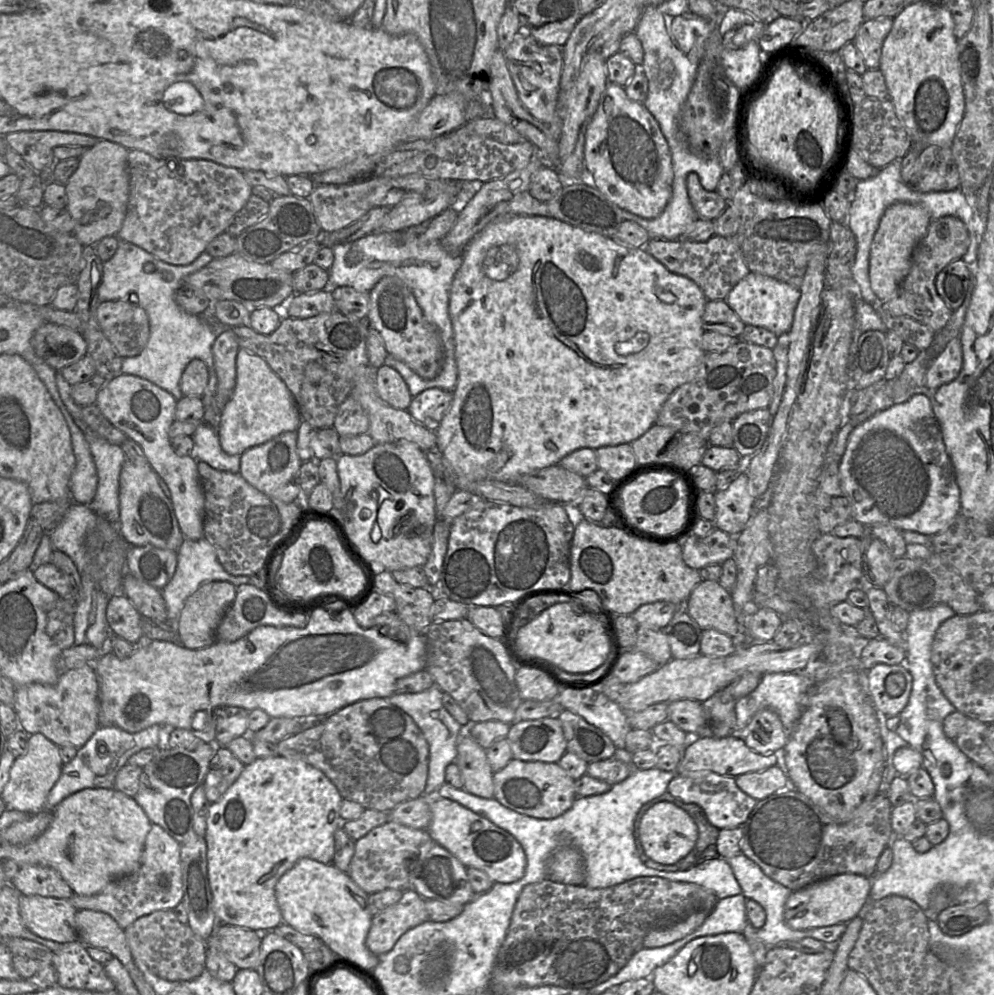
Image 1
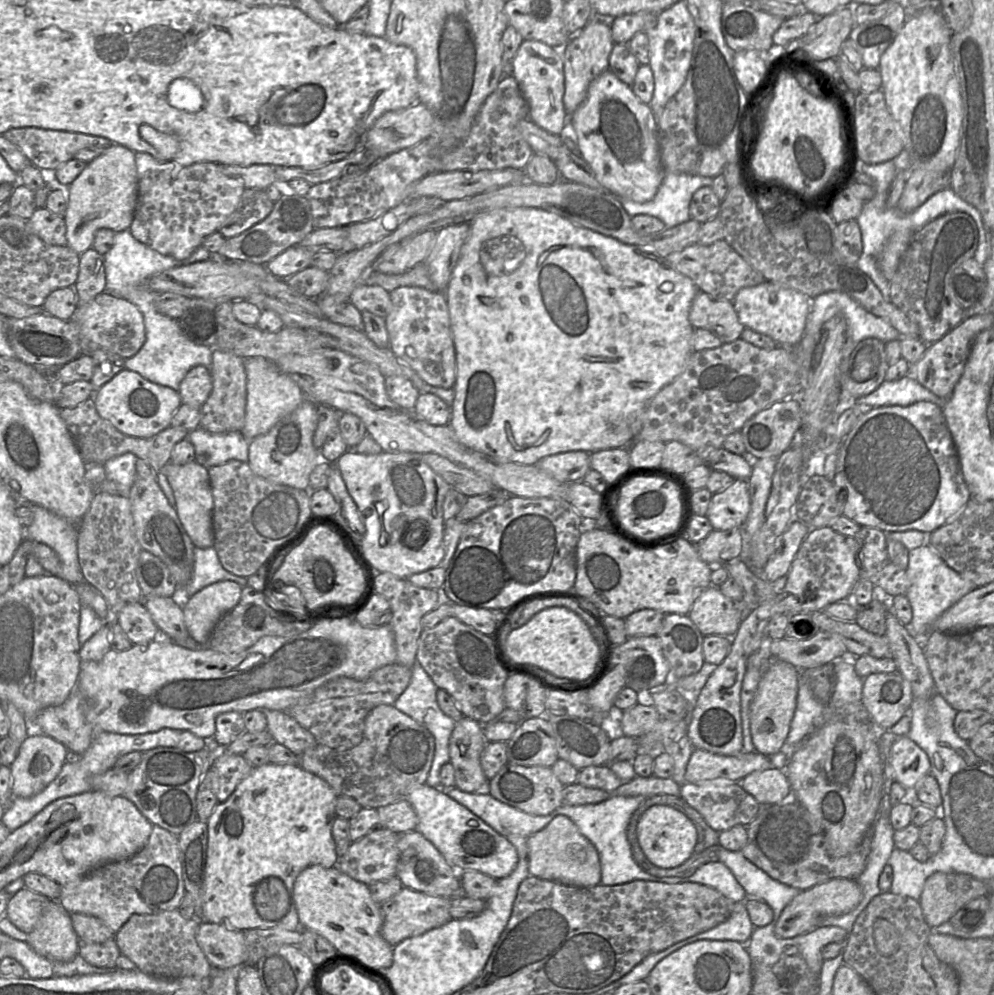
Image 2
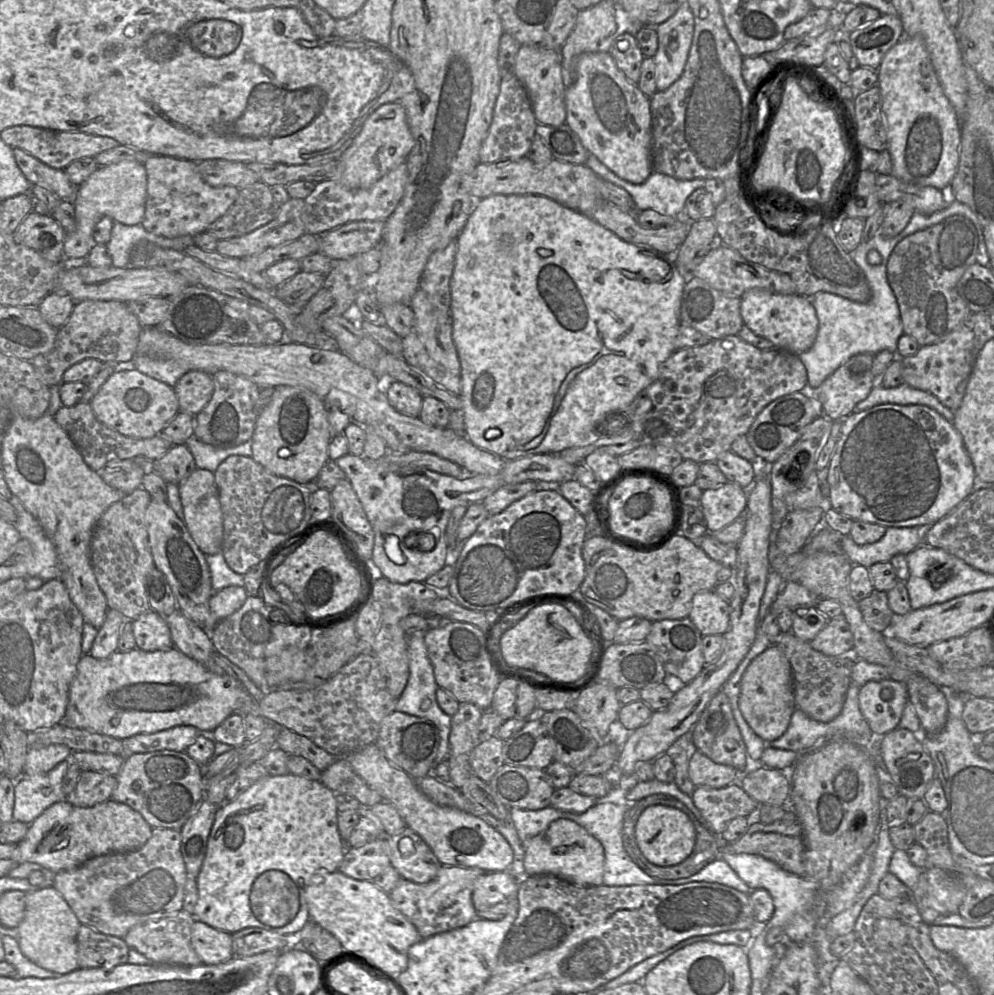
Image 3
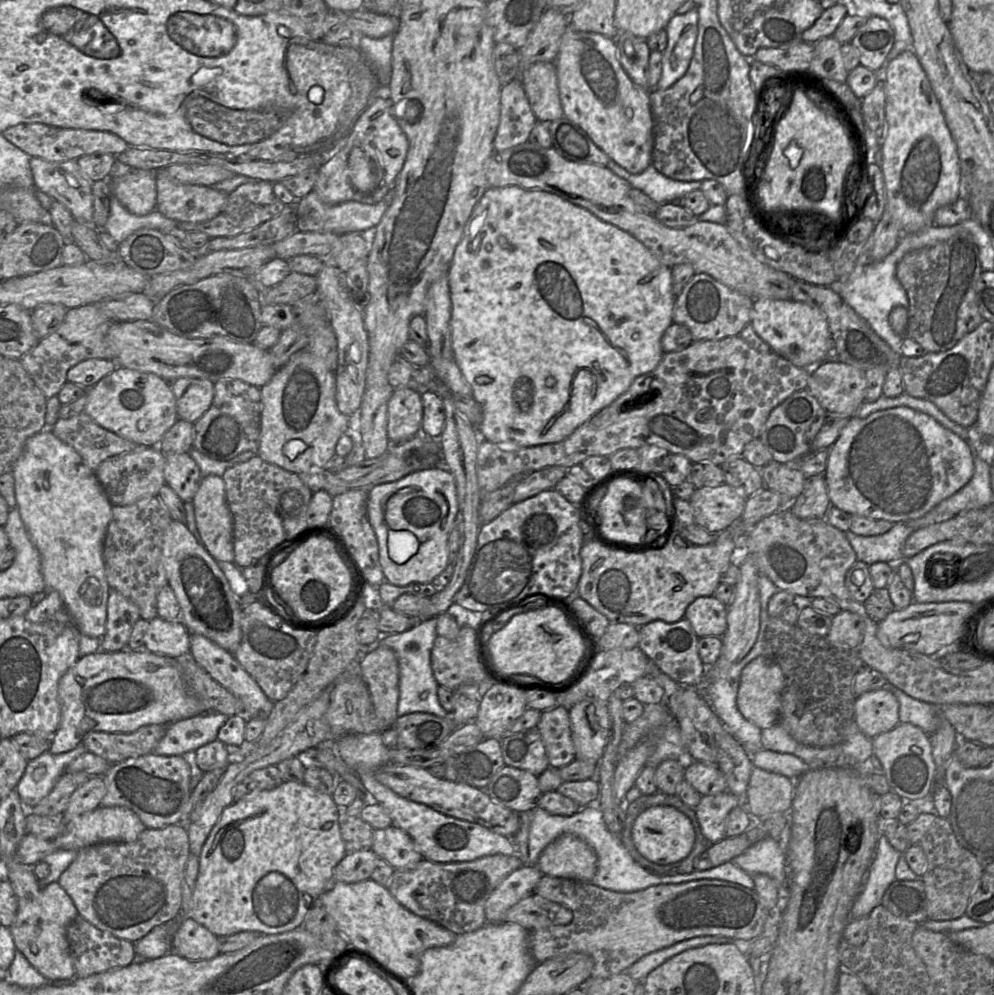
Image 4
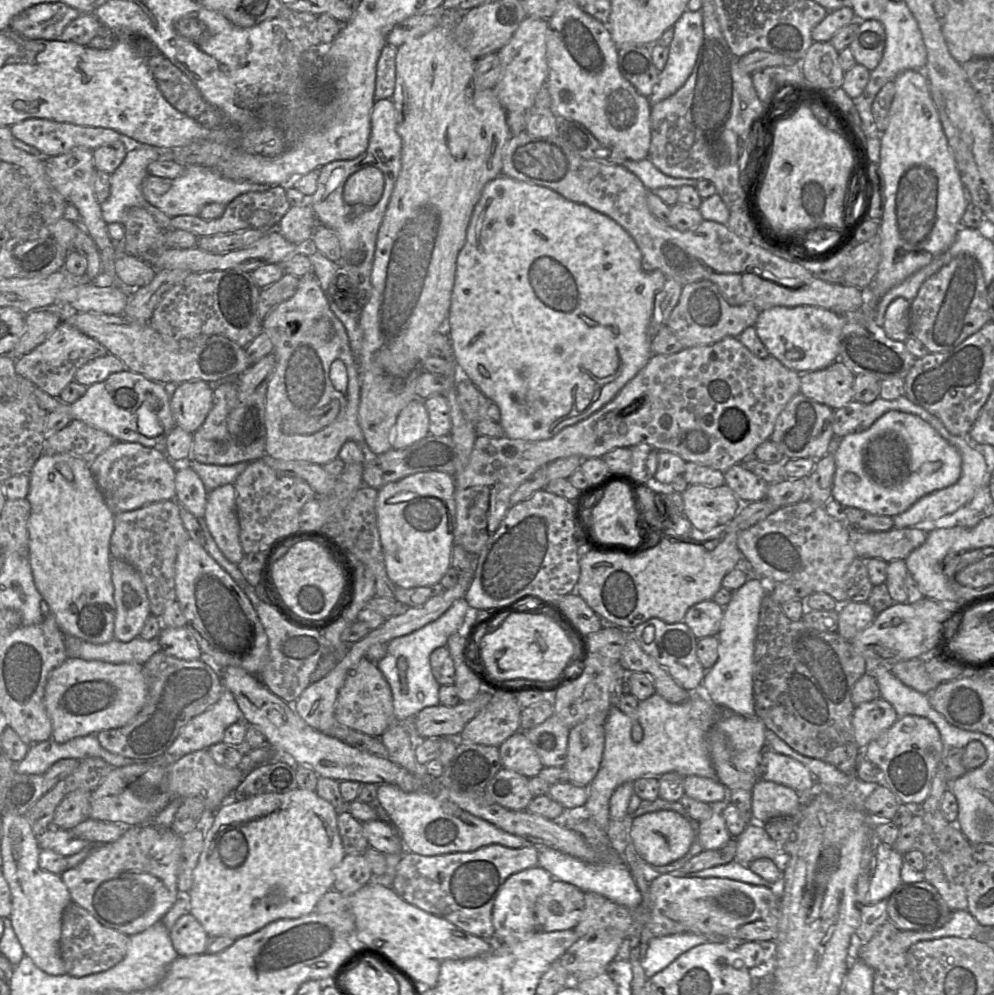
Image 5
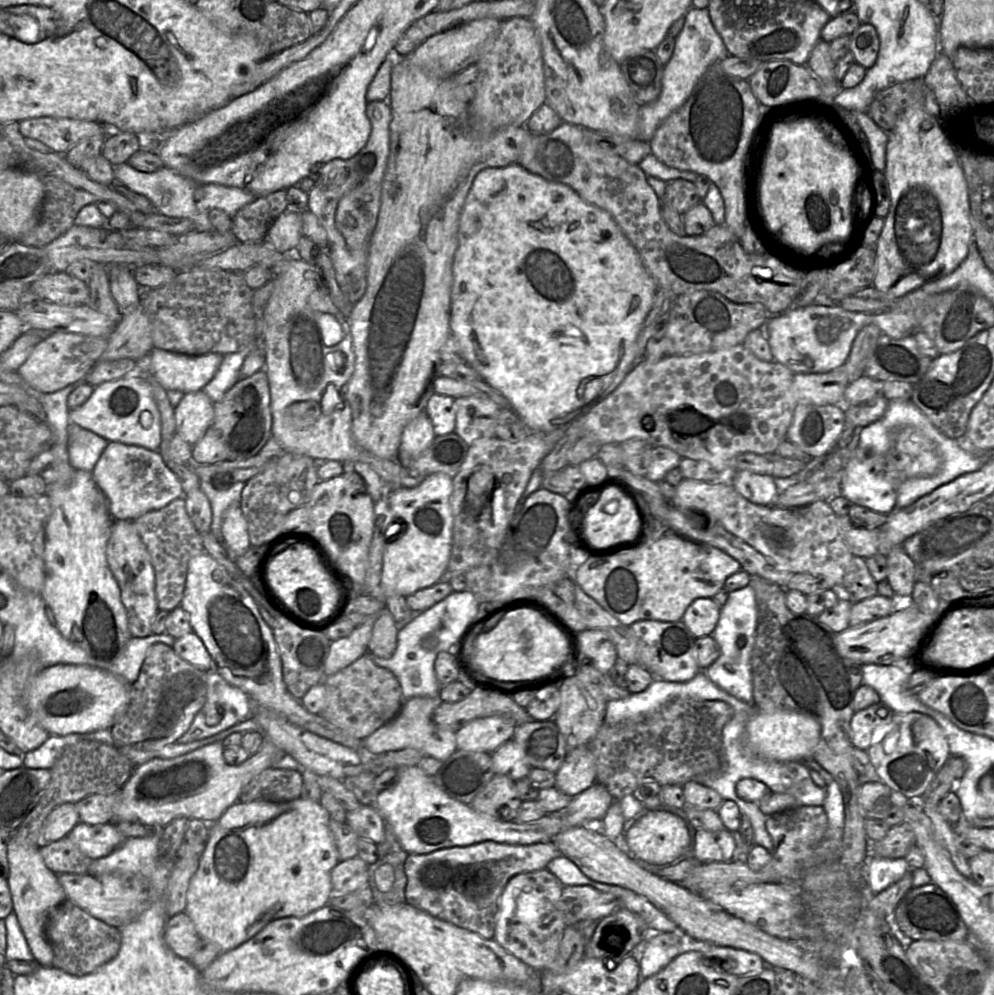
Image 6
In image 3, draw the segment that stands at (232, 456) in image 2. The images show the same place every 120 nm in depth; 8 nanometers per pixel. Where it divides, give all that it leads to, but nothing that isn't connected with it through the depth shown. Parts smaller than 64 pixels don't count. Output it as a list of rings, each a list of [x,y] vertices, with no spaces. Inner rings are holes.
[[[193,435],[185,444],[193,455],[196,467],[209,470],[212,473],[230,456],[240,455],[252,457],[250,441],[231,448],[217,448],[200,441]]]

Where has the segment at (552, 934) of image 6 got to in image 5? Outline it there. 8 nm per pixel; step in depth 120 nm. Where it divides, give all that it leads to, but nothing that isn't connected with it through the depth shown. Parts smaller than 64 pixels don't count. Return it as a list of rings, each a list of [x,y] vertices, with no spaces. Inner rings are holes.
[[[539,866],[528,868],[511,875],[502,885],[495,899],[492,910],[494,938],[503,943],[515,943],[526,939],[536,931],[534,914],[538,898],[547,892],[552,876]]]

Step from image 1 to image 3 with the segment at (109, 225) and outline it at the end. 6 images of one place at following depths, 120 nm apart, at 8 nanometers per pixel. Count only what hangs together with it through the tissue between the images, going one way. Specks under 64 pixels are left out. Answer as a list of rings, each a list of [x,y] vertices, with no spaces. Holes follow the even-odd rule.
[[[123,160],[107,166],[100,166],[84,183],[78,186],[77,195],[73,203],[77,228],[74,232],[65,234],[63,247],[64,261],[72,263],[84,262],[91,249],[96,245],[93,238],[93,229],[96,222],[102,216],[109,216],[113,221],[125,225],[140,224],[145,214],[146,199],[147,172],[142,163],[135,160]]]

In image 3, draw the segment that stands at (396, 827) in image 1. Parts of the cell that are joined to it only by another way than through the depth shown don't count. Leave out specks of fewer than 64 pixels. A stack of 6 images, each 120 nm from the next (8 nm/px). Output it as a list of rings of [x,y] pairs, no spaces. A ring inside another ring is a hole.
[[[386,837],[360,847],[346,847],[338,871],[359,881],[372,881],[391,865]]]

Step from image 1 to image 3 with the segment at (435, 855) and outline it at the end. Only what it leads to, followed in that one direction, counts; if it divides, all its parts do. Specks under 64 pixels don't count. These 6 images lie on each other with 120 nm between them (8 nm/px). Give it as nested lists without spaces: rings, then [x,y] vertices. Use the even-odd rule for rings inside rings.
[[[411,828],[386,837],[388,854],[393,868],[402,879],[426,884],[435,879],[442,864],[431,848]]]

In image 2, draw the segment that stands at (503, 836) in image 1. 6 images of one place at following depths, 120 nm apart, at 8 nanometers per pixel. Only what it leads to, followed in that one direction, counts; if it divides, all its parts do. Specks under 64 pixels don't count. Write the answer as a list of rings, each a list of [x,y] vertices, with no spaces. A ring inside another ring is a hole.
[[[423,784],[406,797],[418,818],[417,831],[429,840],[458,872],[477,871],[495,880],[509,876],[516,868],[514,845],[482,819],[449,797],[444,789]]]

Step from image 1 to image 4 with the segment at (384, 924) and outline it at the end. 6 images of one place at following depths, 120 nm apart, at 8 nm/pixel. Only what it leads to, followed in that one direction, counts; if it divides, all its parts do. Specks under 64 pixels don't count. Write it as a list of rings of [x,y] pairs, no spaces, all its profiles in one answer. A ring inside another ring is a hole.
[[[518,855],[485,856],[470,862],[435,863],[422,859],[407,869],[396,869],[387,889],[411,913],[462,935],[486,923],[485,904],[492,892],[513,871],[522,866]]]

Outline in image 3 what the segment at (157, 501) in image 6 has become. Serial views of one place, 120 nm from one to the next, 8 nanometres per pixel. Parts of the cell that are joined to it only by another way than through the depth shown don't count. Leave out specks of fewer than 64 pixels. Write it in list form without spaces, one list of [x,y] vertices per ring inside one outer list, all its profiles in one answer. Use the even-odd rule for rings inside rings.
[[[132,458],[112,460],[97,471],[100,477],[111,487],[126,495],[141,488],[146,470],[136,464]]]

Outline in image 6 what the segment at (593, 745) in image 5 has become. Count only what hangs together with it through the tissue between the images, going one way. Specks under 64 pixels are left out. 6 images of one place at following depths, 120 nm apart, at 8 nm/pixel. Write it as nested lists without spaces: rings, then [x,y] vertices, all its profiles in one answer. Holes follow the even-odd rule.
[[[590,744],[568,750],[555,773],[555,787],[569,796],[576,796],[594,783],[596,765]]]

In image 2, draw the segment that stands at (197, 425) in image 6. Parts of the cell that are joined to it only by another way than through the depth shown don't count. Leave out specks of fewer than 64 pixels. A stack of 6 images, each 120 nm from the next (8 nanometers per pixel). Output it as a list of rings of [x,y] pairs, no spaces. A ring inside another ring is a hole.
[[[198,365],[191,368],[182,379],[178,393],[182,404],[200,409],[212,391],[210,370]]]

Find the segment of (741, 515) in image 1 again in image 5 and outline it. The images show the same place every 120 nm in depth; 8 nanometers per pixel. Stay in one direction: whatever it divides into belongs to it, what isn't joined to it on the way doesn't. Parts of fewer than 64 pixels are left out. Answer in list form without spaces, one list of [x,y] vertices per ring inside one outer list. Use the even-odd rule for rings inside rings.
[[[726,484],[718,487],[689,485],[681,496],[684,516],[700,532],[710,532],[728,523],[743,506],[735,492]]]

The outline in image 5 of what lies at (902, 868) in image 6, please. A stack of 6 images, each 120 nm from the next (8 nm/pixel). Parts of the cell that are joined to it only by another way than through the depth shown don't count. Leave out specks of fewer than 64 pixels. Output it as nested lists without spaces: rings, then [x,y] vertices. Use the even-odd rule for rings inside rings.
[[[884,842],[878,844],[876,849],[876,868],[871,884],[868,886],[868,904],[888,899],[896,888],[903,883],[900,876],[903,862],[904,855]]]

